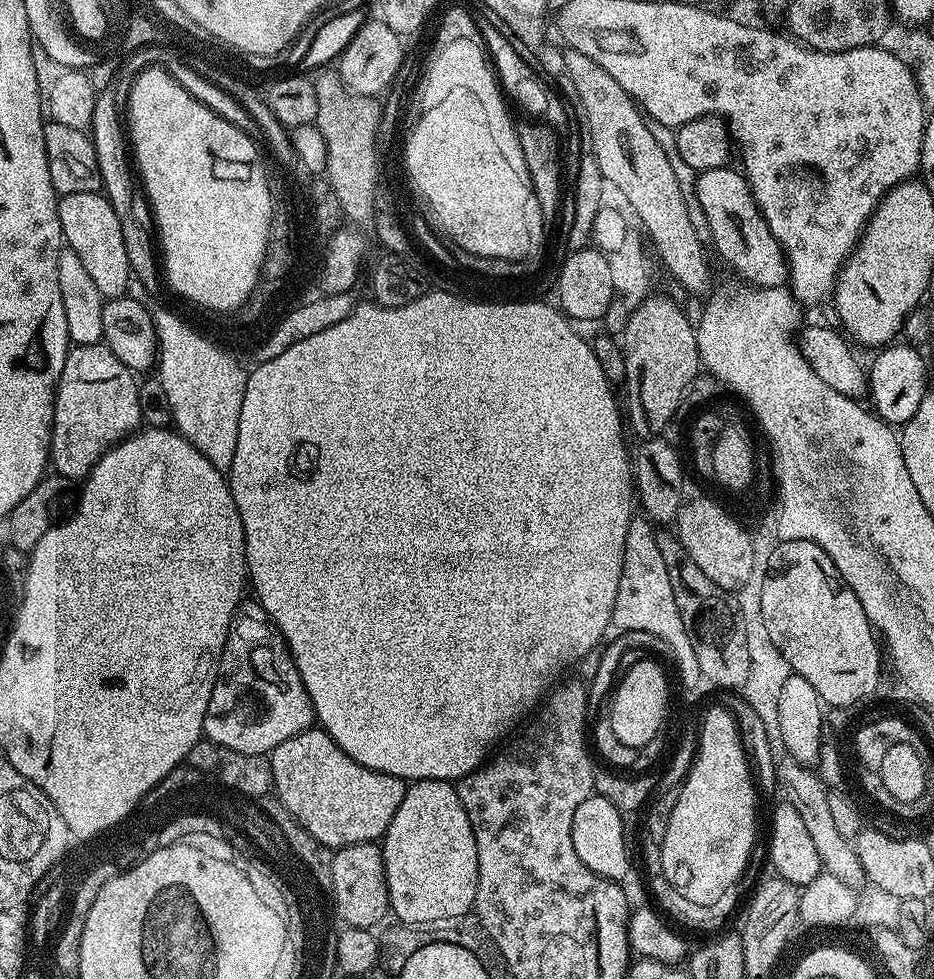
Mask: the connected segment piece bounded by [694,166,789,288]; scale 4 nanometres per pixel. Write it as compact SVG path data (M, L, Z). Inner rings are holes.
M732 166L708 168L697 175L694 194L717 254L732 264L743 283L758 288L783 288L789 283L788 257L778 238L770 234L770 226L756 205L743 171L735 172Z

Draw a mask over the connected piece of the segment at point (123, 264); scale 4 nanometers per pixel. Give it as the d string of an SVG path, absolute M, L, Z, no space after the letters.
M98 191L59 197L58 218L64 244L74 250L74 254L78 254L83 268L90 273L90 279L94 281L94 286L98 286L100 293L106 298L125 295L132 270L127 262L121 223L105 193Z

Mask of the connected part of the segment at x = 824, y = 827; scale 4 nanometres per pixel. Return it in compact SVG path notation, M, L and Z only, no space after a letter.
M787 754L781 755L775 761L776 783L779 791L784 791L783 799L802 817L802 823L810 834L810 839L818 849L820 867L824 872L834 874L842 882L860 886L865 883L866 877L862 870L862 862L858 862L855 843L846 838L837 830L832 821L830 811L829 791L824 787L819 775L809 765L800 764Z

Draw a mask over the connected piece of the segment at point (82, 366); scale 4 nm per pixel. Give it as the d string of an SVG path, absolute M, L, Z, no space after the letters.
M103 342L69 347L54 402L50 464L55 475L73 482L83 481L106 452L141 424L138 380L132 369L118 362Z

